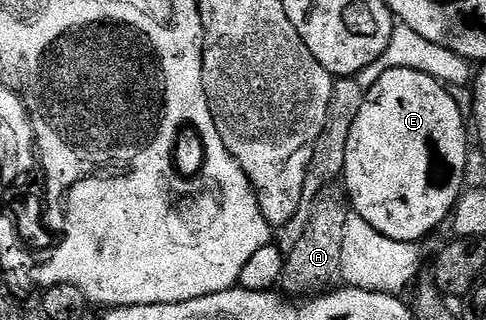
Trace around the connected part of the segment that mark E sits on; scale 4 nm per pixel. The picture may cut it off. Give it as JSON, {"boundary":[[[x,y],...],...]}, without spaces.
{"boundary":[[[408,67],[389,69],[385,73],[381,73],[381,77],[377,82],[366,88],[361,113],[357,113],[357,117],[351,126],[351,132],[345,137],[347,148],[341,152],[343,161],[341,179],[345,184],[350,206],[353,208],[354,214],[361,216],[365,221],[369,221],[369,225],[373,225],[373,229],[377,229],[377,233],[385,233],[385,237],[393,237],[393,241],[405,241],[406,243],[423,241],[423,238],[430,231],[437,230],[446,219],[448,222],[449,216],[455,210],[455,204],[463,196],[465,190],[463,182],[467,179],[467,127],[469,131],[469,123],[468,120],[467,123],[463,120],[463,111],[459,108],[458,101],[447,91],[450,90],[444,84],[438,83],[434,75],[426,75]]]}

